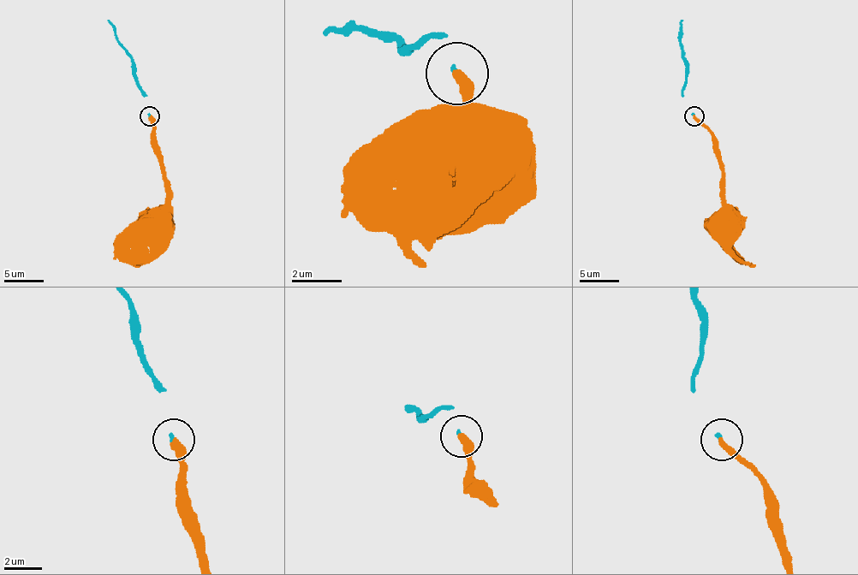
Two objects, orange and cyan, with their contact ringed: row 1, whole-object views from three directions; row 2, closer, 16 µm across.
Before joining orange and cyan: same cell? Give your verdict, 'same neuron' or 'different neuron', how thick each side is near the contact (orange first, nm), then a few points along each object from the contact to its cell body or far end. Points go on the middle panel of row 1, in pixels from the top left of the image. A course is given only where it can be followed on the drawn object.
same neuron; 360 nm thick on the orange side, 130 nm on the other; orange runs (458, 72), (471, 127), (508, 165), (458, 196), (446, 196), (446, 171); cyan runs (458, 72), (439, 34), (414, 46), (402, 46), (358, 28), (321, 34)

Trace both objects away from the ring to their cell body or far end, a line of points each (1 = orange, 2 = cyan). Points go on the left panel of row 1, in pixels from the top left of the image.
1: (150, 116), (166, 185), (166, 203), (150, 216), (146, 236)
2: (150, 115), (145, 91), (136, 80), (133, 58), (119, 42), (115, 28), (107, 20)

